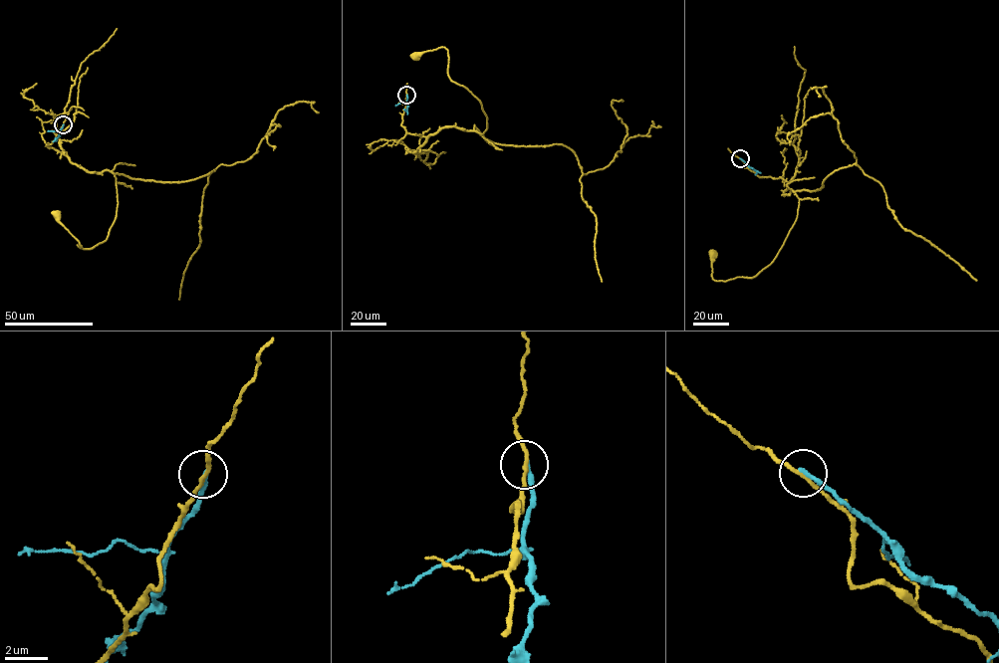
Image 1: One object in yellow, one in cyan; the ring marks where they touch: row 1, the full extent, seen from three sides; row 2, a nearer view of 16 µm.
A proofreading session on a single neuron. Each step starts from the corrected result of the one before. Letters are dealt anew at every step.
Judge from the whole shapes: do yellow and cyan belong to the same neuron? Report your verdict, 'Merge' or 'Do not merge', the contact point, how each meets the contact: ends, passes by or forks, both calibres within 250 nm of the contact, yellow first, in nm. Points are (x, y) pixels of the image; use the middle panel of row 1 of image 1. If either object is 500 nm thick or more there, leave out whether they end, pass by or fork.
Do not merge. Place: (406, 95). At the ring yellow passes by. At the ring cyan ends. Thickness 170 nm (yellow) against 240 nm

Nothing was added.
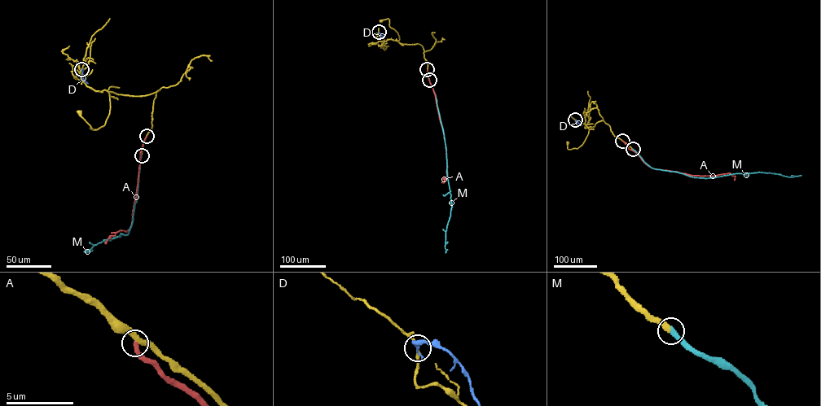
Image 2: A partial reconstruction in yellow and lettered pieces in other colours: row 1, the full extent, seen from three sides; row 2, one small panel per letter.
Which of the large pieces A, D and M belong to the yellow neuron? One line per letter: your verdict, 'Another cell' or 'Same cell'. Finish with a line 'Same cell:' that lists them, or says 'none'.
A: Another cell
D: Another cell
M: Same cell
Same cell: M

